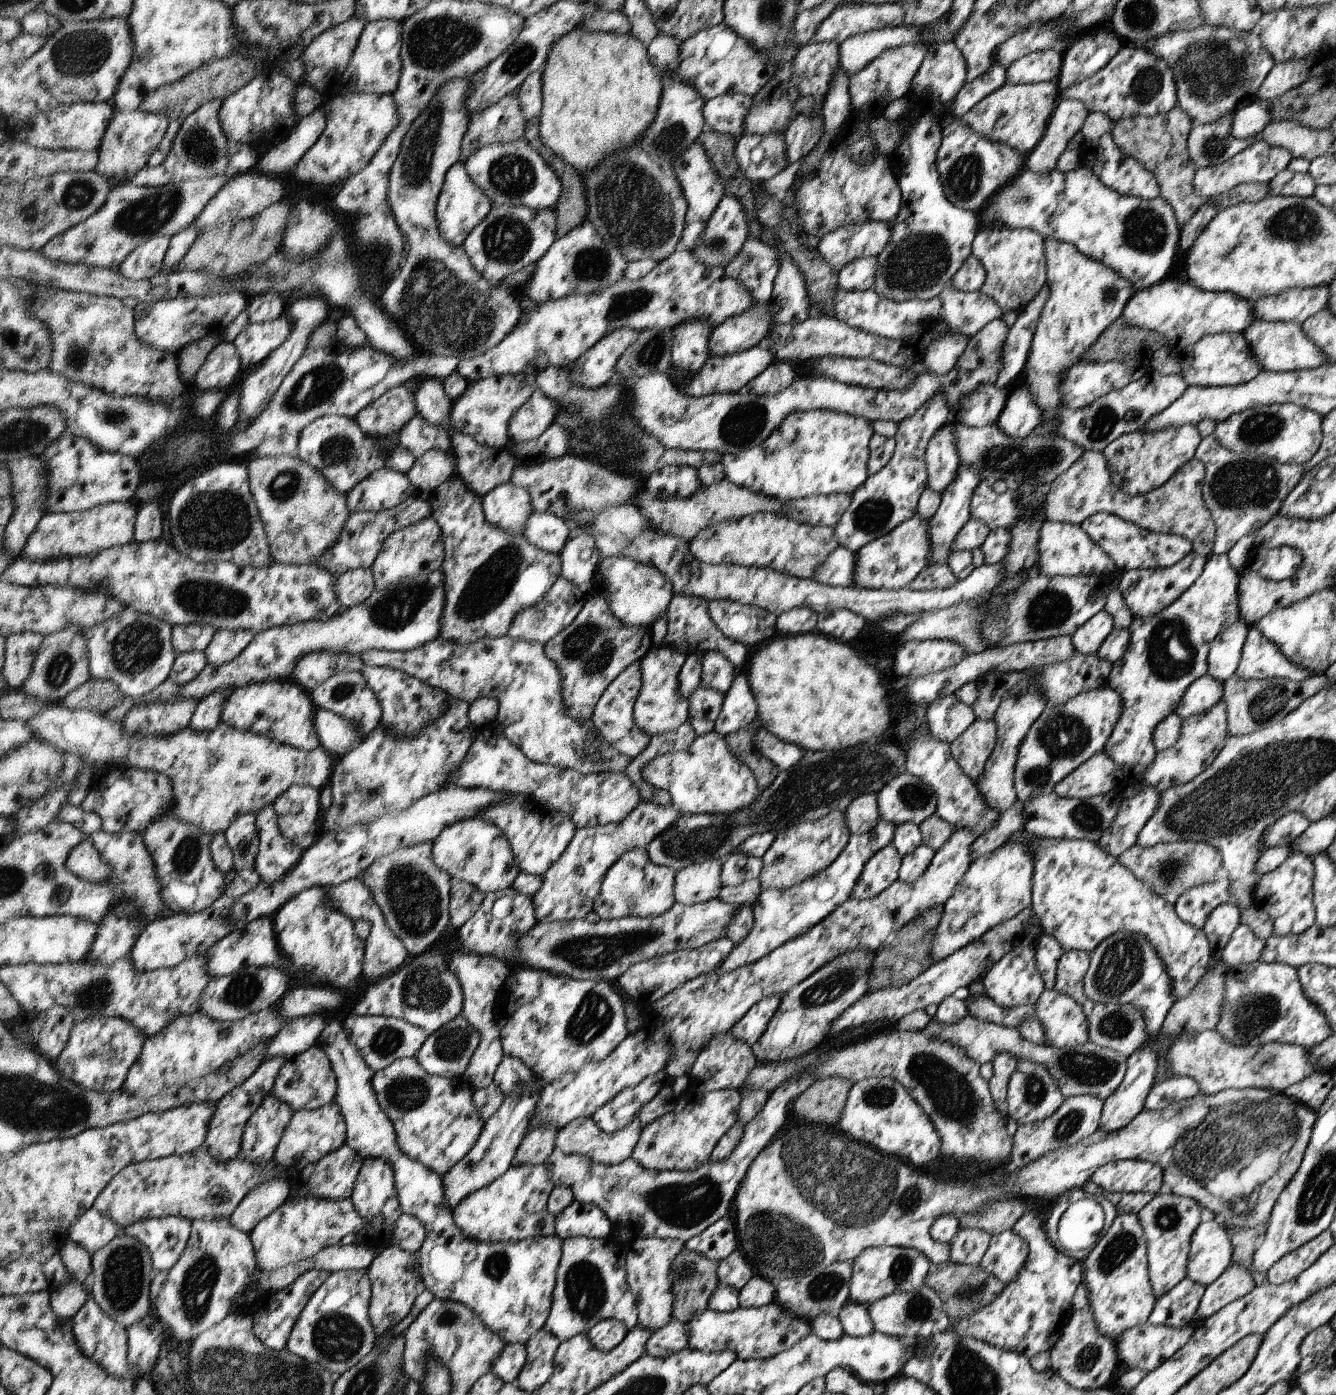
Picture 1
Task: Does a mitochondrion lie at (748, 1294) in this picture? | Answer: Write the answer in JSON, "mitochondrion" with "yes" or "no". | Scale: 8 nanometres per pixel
{"mitochondrion":"no"}

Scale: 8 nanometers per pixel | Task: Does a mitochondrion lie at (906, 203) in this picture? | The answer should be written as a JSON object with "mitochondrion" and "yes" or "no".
{"mitochondrion":"no"}

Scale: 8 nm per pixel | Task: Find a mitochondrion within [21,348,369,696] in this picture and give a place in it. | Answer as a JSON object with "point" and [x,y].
{"point":[218,521]}

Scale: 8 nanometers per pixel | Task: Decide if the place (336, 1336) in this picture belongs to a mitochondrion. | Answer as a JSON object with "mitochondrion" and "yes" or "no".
{"mitochondrion":"yes"}

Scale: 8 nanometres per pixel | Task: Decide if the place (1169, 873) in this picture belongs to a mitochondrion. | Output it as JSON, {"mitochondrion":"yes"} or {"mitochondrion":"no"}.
{"mitochondrion":"yes"}

